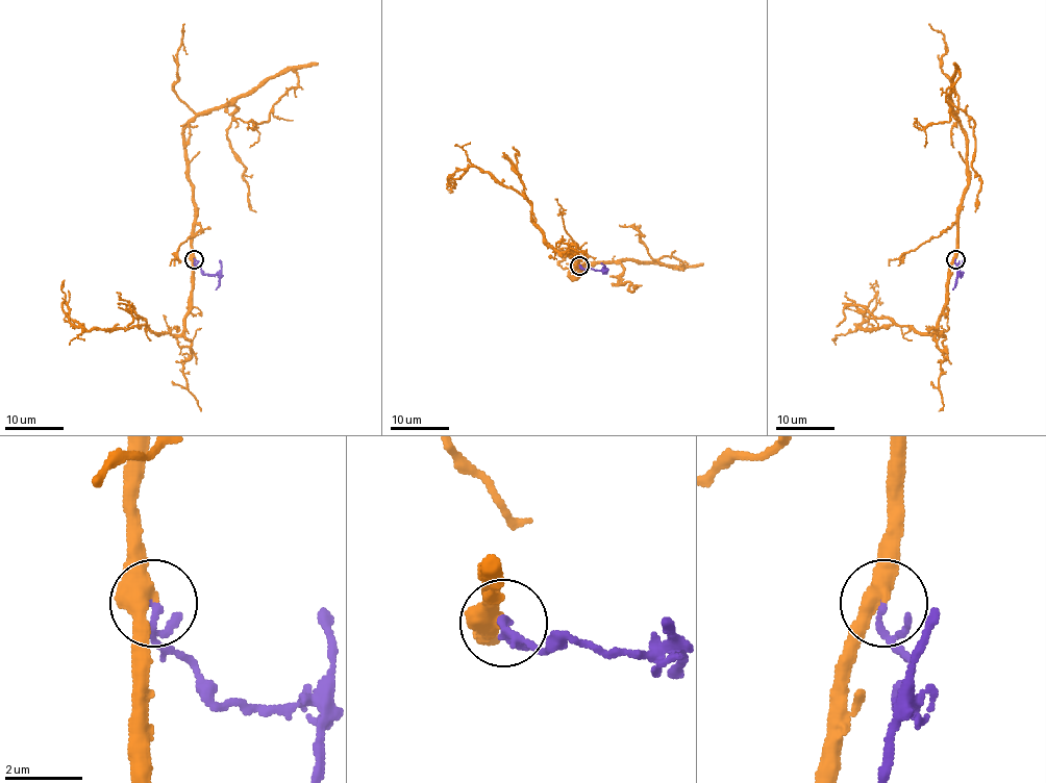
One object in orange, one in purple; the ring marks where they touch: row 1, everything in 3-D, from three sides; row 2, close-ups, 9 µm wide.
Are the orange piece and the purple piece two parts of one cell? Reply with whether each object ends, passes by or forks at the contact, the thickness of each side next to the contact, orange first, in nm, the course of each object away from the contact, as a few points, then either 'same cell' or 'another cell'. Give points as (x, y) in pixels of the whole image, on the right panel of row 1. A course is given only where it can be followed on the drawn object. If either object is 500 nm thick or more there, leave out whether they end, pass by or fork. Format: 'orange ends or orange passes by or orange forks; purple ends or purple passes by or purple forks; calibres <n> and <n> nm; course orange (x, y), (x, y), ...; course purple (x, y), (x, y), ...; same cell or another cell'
orange passes by; purple ends; calibres 440 and 170 nm; course orange (955, 258), (967, 184), (963, 129), (950, 97), (955, 70), (959, 80), (947, 90), (948, 122), (915, 121); course purple (955, 258), (960, 275), (952, 289); same cell

